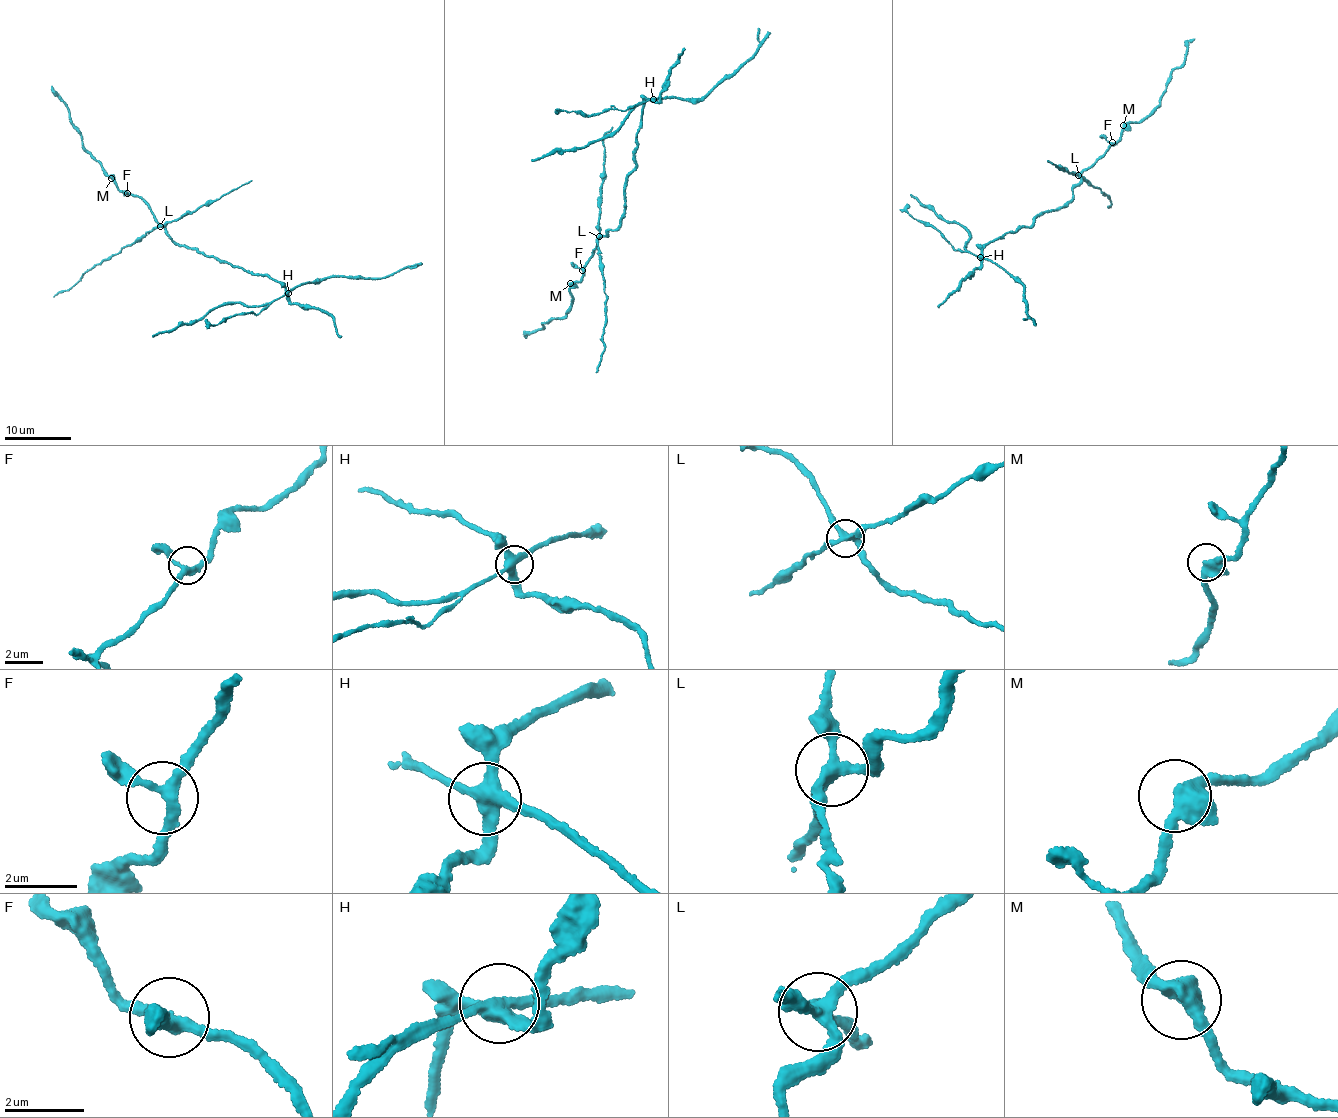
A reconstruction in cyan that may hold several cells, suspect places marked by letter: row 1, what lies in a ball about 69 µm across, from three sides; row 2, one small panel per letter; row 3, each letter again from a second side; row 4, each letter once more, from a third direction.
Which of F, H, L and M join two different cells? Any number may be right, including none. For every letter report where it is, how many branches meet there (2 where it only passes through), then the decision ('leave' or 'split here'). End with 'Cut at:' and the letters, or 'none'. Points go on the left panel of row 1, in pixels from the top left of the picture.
F: (127, 193) | 3 | leave
H: (288, 293) | 4 | split here
L: (160, 226) | 4 | split here
M: (111, 178) | 3 | leave
Cut at: H, L

